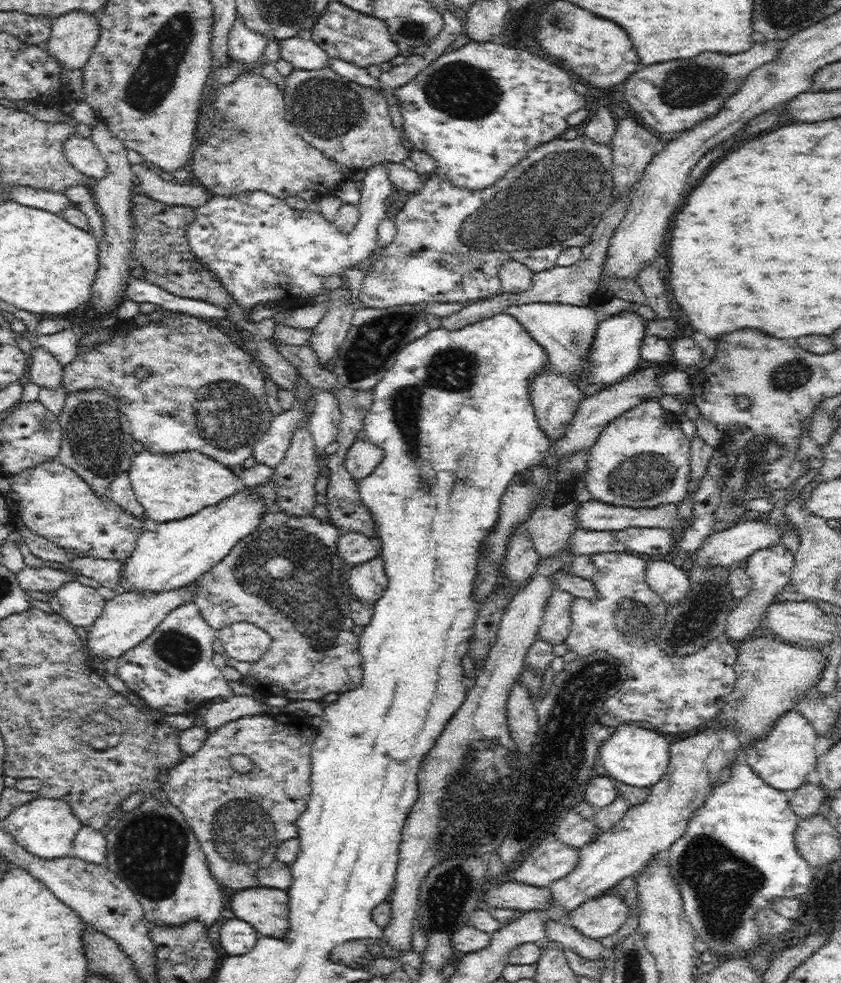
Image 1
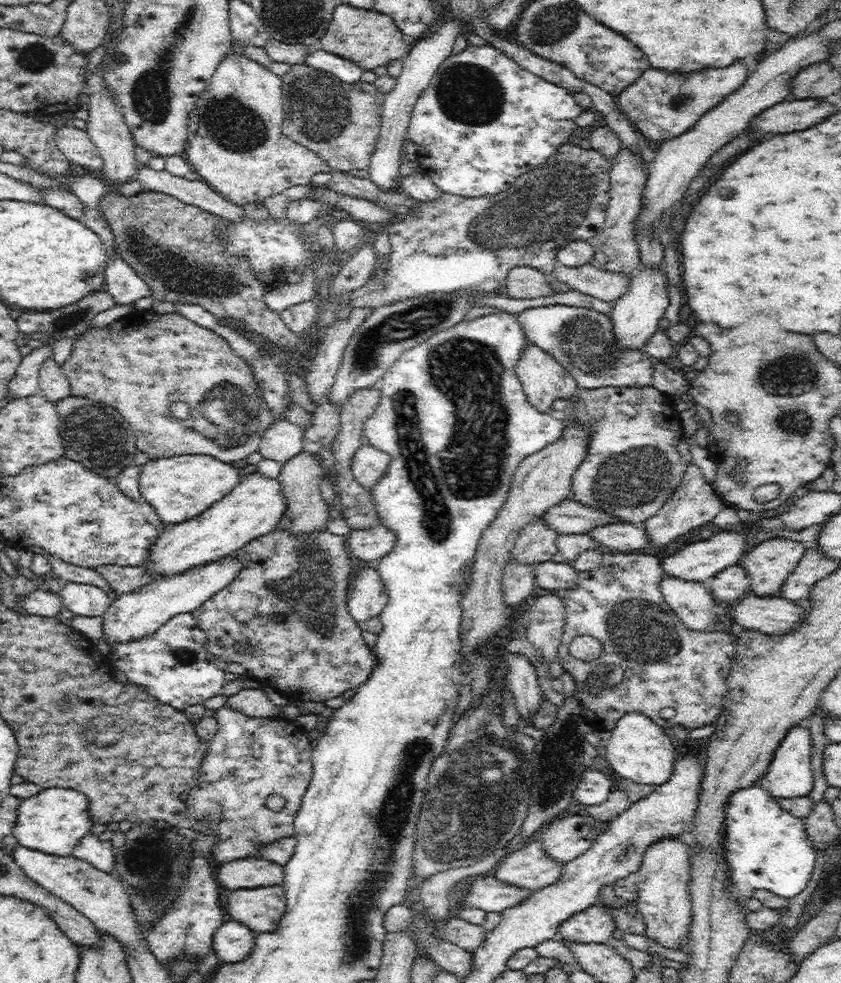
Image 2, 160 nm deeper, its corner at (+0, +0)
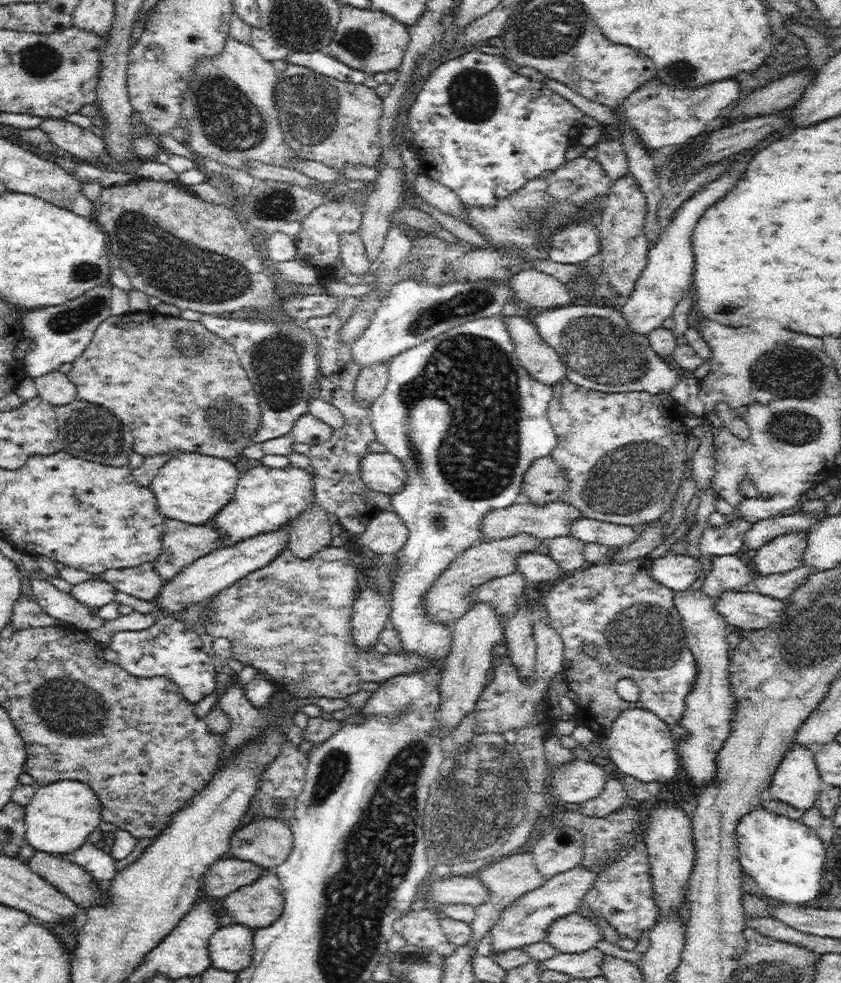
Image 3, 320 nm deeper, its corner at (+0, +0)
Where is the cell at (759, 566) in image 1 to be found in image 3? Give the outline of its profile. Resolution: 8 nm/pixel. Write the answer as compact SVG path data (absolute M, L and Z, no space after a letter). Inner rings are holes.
M792 532L778 536L755 552L754 574L780 574L803 564L809 532Z

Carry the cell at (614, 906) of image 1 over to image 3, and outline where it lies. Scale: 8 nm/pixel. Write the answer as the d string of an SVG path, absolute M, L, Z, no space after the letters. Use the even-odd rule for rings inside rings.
M576 913L552 922L547 935L546 940L559 953L587 952L604 940L600 926Z

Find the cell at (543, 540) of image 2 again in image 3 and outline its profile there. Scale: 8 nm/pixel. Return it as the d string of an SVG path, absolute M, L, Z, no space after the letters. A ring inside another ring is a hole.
M518 534L511 538L499 540L482 540L460 553L446 570L440 573L433 585L426 591L423 607L432 622L439 622L452 628L470 608L469 596L472 589L491 581L493 578L508 576L517 571L516 561L520 555L536 551L542 544L536 537Z

